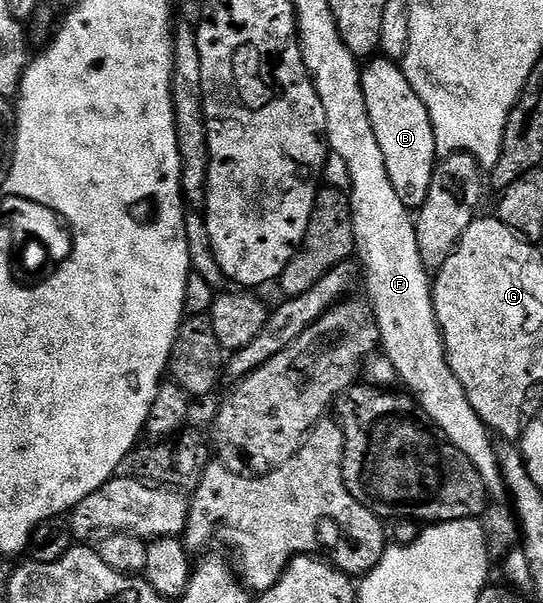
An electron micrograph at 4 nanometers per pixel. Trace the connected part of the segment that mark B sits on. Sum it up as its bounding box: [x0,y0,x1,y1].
[361,57,437,209]

